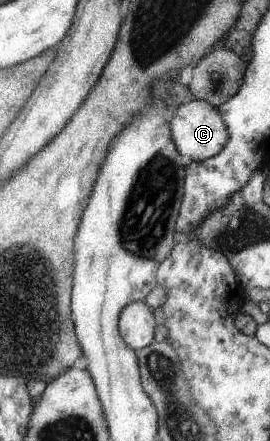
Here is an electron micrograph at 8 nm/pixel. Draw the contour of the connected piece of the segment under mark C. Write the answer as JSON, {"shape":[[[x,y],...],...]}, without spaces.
{"shape":[[[201,99],[181,104],[177,109],[177,116],[170,121],[169,125],[179,154],[189,157],[193,162],[217,157],[230,142],[230,134],[222,114],[217,112],[217,107],[213,108],[211,103]]]}

